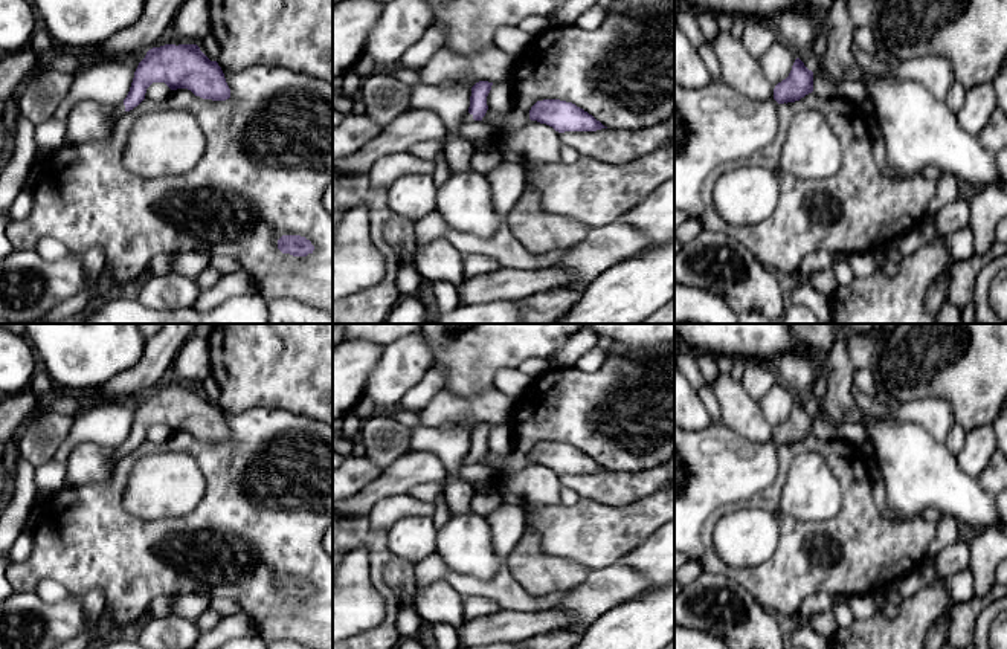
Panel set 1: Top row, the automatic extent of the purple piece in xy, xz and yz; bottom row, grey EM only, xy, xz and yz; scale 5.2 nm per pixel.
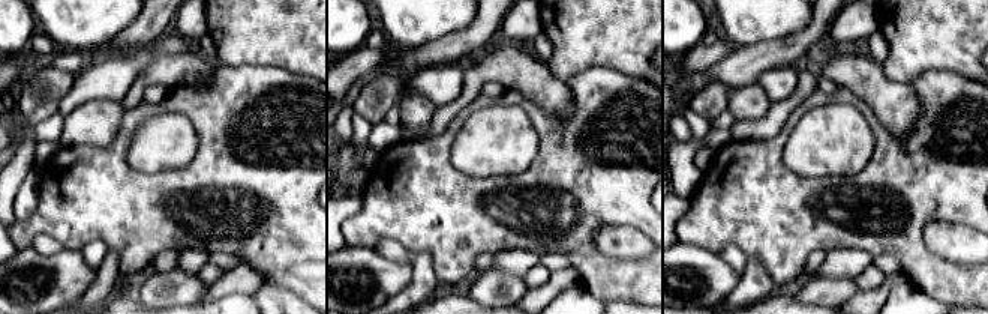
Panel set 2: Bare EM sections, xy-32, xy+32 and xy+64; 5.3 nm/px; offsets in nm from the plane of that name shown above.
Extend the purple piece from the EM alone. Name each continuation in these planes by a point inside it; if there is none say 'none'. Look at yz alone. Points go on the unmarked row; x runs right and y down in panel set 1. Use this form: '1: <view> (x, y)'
none

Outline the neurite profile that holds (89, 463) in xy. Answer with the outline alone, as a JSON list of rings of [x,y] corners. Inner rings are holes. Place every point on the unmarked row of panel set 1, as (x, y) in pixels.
[[[93,441],[78,444],[66,460],[66,486],[84,487],[108,483],[117,464],[114,450],[116,447]]]

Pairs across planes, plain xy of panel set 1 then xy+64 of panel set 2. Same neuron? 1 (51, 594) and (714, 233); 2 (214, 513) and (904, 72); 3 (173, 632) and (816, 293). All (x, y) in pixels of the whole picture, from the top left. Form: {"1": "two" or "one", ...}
{"1": "two", "2": "two", "3": "one"}

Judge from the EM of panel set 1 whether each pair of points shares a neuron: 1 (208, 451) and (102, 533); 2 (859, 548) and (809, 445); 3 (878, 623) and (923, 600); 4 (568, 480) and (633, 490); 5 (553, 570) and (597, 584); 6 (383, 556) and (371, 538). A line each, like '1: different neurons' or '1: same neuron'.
1: same neuron
2: same neuron
3: same neuron
4: same neuron
5: different neurons
6: same neuron

